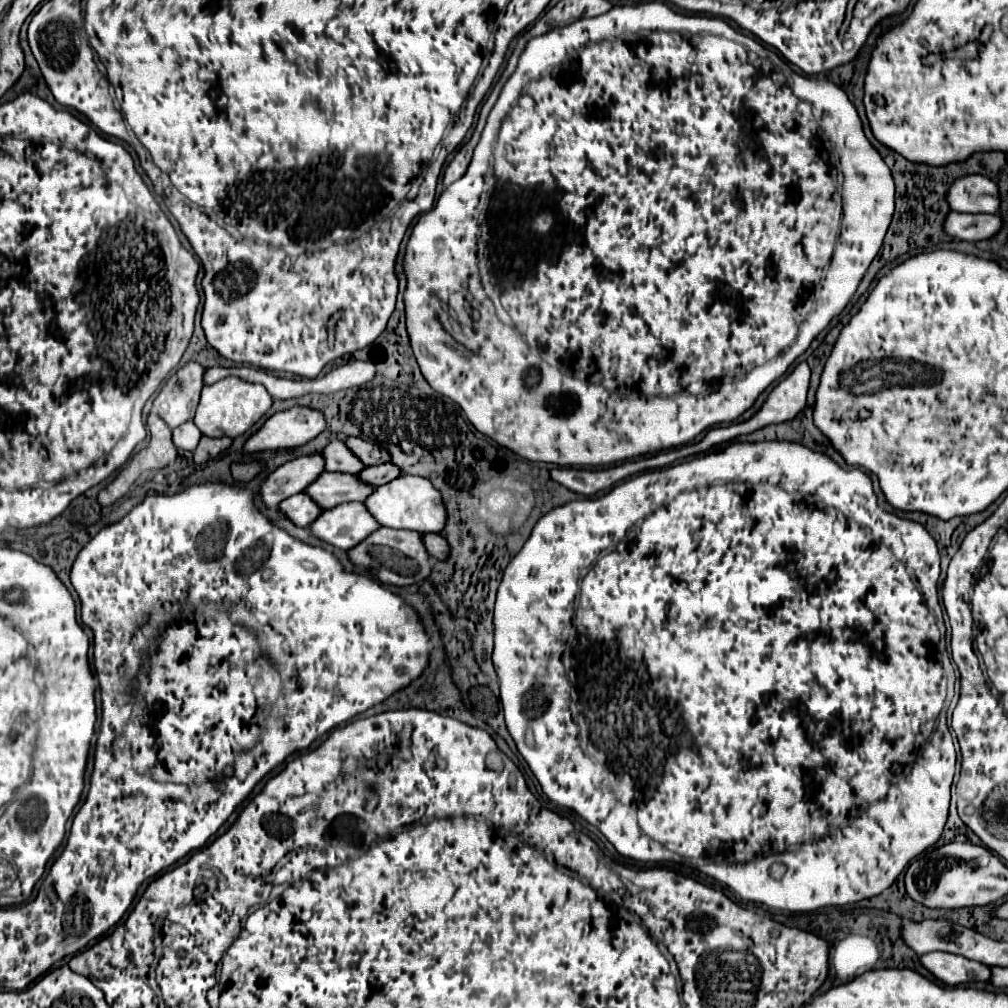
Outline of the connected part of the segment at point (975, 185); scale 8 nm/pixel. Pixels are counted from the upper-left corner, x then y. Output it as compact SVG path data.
M967 175L957 179L947 193L953 211L961 213L997 213L1001 207L999 187L983 175Z

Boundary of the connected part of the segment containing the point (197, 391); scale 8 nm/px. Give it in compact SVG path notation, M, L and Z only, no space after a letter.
M189 361L185 367L173 371L165 379L159 395L153 401L153 407L171 429L195 417L203 389L203 373L205 369L199 363Z

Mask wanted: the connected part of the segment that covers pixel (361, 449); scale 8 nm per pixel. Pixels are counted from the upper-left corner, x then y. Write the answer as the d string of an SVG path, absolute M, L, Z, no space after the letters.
M349 437L345 441L349 445L349 449L365 463L365 465L381 465L383 461L391 461L391 455L387 449L371 443L371 441L363 441L357 437Z

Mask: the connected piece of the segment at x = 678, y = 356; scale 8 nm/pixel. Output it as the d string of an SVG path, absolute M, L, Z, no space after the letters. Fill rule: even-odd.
M663 1L617 5L603 15L575 21L527 43L517 69L503 85L503 91L491 109L467 173L441 193L431 211L419 217L407 241L403 257L403 271L407 277L403 295L407 333L427 383L437 393L459 403L471 425L499 445L529 461L561 467L599 467L619 463L661 449L681 447L707 427L733 423L751 409L757 397L775 379L782 377L789 365L809 347L815 335L851 301L859 281L881 249L893 209L895 185L891 171L867 141L857 109L841 87L824 78L797 75L775 51L769 51L755 38L737 32L721 18L680 13ZM492 161L495 177L485 177ZM479 225L487 235L489 261L495 279L519 279L511 291L519 291L519 295L527 295L527 299L523 299L523 307L518 306L519 323L515 323L515 317L502 307L502 314L495 314L497 319L473 327L477 337L477 351L473 355L471 349L463 349L463 345L443 329L437 312L443 303L447 303L447 297L459 289L465 289L473 297L483 293L477 257ZM547 393L573 393L577 397L577 409L571 415L547 411Z

